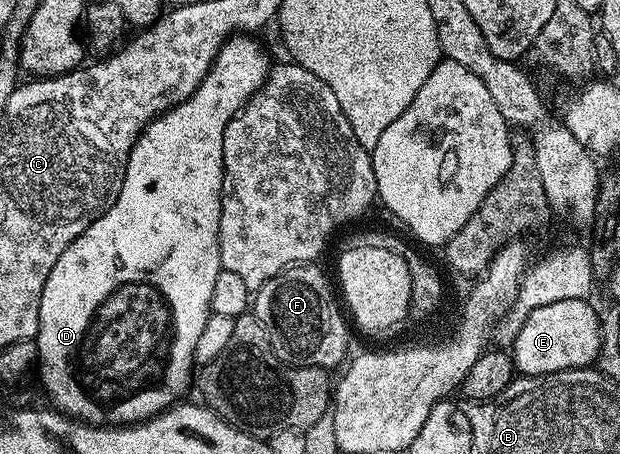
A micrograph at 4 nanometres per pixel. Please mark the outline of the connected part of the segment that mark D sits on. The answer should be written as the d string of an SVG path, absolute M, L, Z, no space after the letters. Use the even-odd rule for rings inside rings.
M238 33L224 43L199 89L187 97L170 111L164 111L158 119L153 119L145 126L141 136L131 149L131 157L127 161L125 184L111 209L94 221L67 249L63 249L63 257L55 261L55 269L51 269L51 277L47 277L47 285L43 285L43 297L39 301L39 329L37 330L37 363L41 367L41 383L49 394L54 408L63 415L71 415L75 419L94 425L132 425L152 419L160 411L165 411L174 403L180 403L189 391L189 382L195 379L196 346L203 327L210 317L211 288L215 285L215 277L221 272L221 254L219 253L219 217L221 216L221 186L225 180L223 165L223 133L238 111L257 94L265 84L269 75L271 60L265 56L265 47L249 33Z

